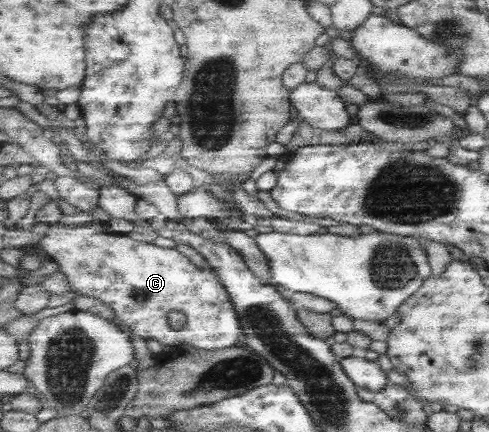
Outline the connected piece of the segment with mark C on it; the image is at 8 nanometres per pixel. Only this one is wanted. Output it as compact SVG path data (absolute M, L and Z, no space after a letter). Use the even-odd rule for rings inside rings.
M59 223L50 225L48 236L39 243L42 250L59 264L59 271L69 279L72 296L89 295L103 301L114 309L122 327L131 334L138 335L144 340L155 339L161 345L176 349L180 348L181 343L206 351L240 345L240 337L244 334L240 316L216 270L210 264L204 263L203 267L198 267L175 248L134 241L127 235L98 233L90 229L88 224L71 227L63 227ZM172 312L187 315L188 322L182 329L174 329L169 322L169 315Z

